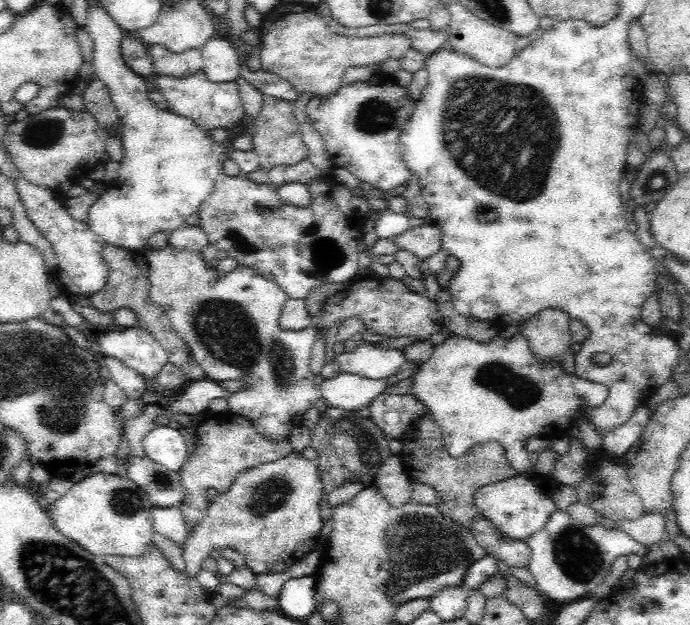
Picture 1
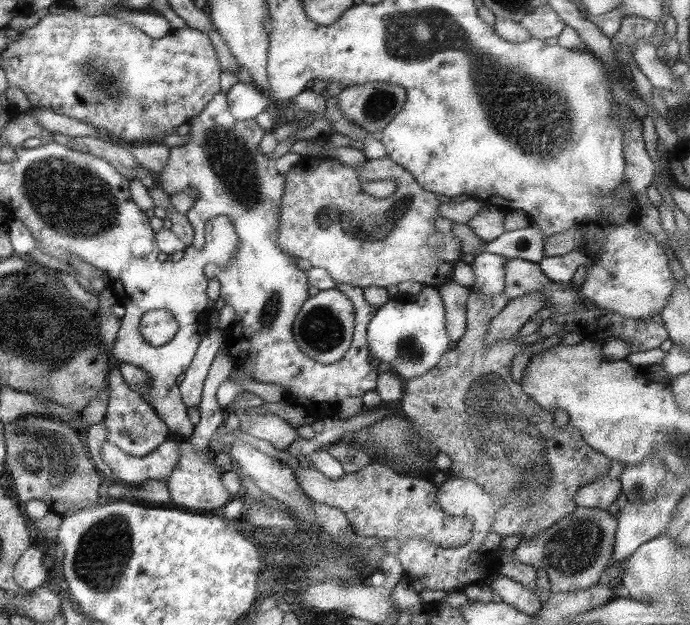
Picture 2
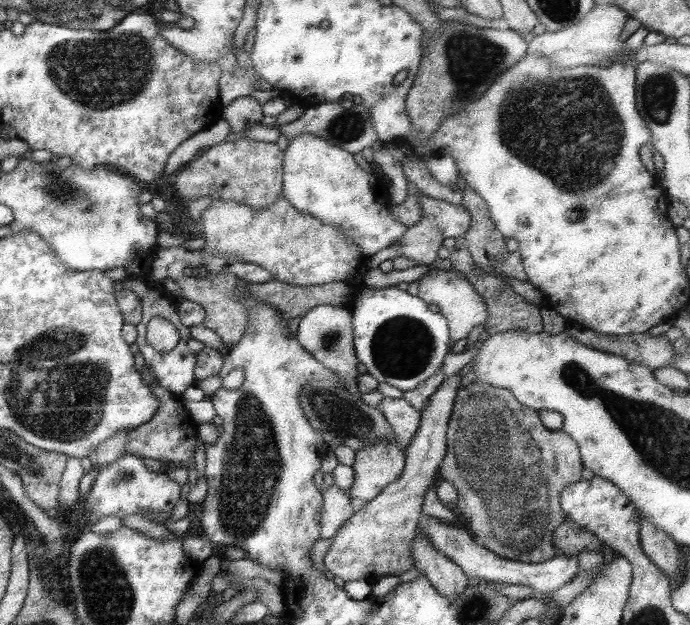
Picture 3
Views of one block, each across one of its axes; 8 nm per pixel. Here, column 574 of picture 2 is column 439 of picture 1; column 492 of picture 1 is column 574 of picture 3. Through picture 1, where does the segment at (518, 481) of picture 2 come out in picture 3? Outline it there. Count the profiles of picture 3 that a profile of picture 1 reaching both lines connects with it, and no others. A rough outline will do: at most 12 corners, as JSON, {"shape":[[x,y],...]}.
{"shape":[[509,390],[457,392],[437,475],[476,544],[554,558],[577,442]]}

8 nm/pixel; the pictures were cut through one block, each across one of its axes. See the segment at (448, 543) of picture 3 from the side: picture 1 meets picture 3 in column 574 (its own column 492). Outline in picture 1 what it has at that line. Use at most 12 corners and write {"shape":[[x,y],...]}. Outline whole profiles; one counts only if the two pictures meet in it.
{"shape":[[493,556],[476,560],[465,572],[466,590],[478,589],[491,576],[515,576],[522,584],[537,590],[527,567],[508,566],[499,574]]}

